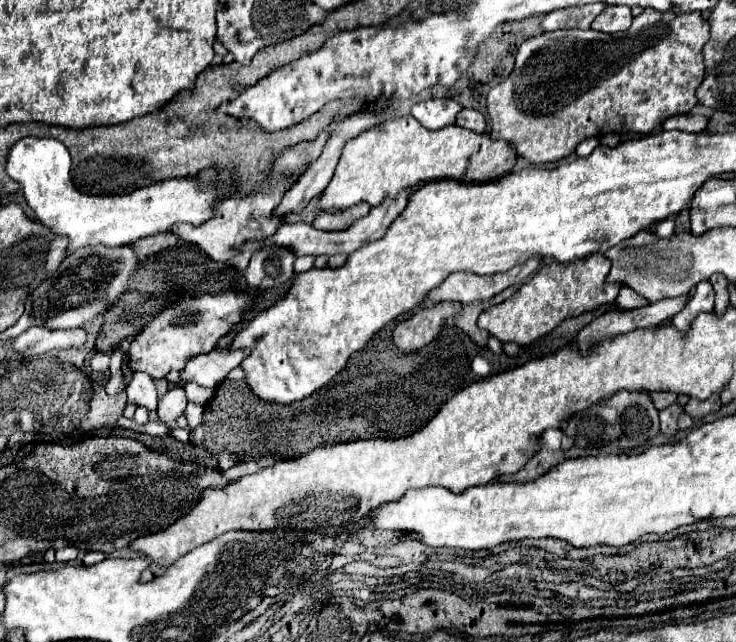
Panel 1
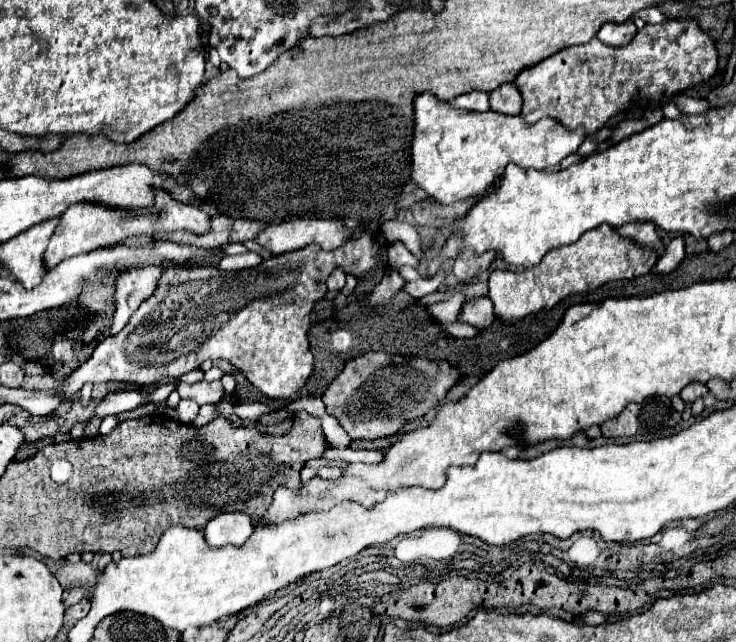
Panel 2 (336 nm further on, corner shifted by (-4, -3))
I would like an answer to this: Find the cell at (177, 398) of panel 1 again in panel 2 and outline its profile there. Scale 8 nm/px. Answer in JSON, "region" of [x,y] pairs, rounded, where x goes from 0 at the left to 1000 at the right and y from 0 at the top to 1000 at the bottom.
{"region":[[[270,593],[262,600],[254,597],[240,597],[240,609],[246,621],[262,621],[268,631],[281,631],[281,628],[295,628],[303,618],[303,600],[300,593]]]}

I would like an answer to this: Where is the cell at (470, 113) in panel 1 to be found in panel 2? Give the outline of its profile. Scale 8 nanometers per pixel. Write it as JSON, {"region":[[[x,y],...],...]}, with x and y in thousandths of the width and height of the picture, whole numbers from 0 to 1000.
{"region":[[[686,129],[664,145],[667,173],[675,173],[681,179],[702,179],[708,173],[708,160],[708,148],[697,129]]]}

